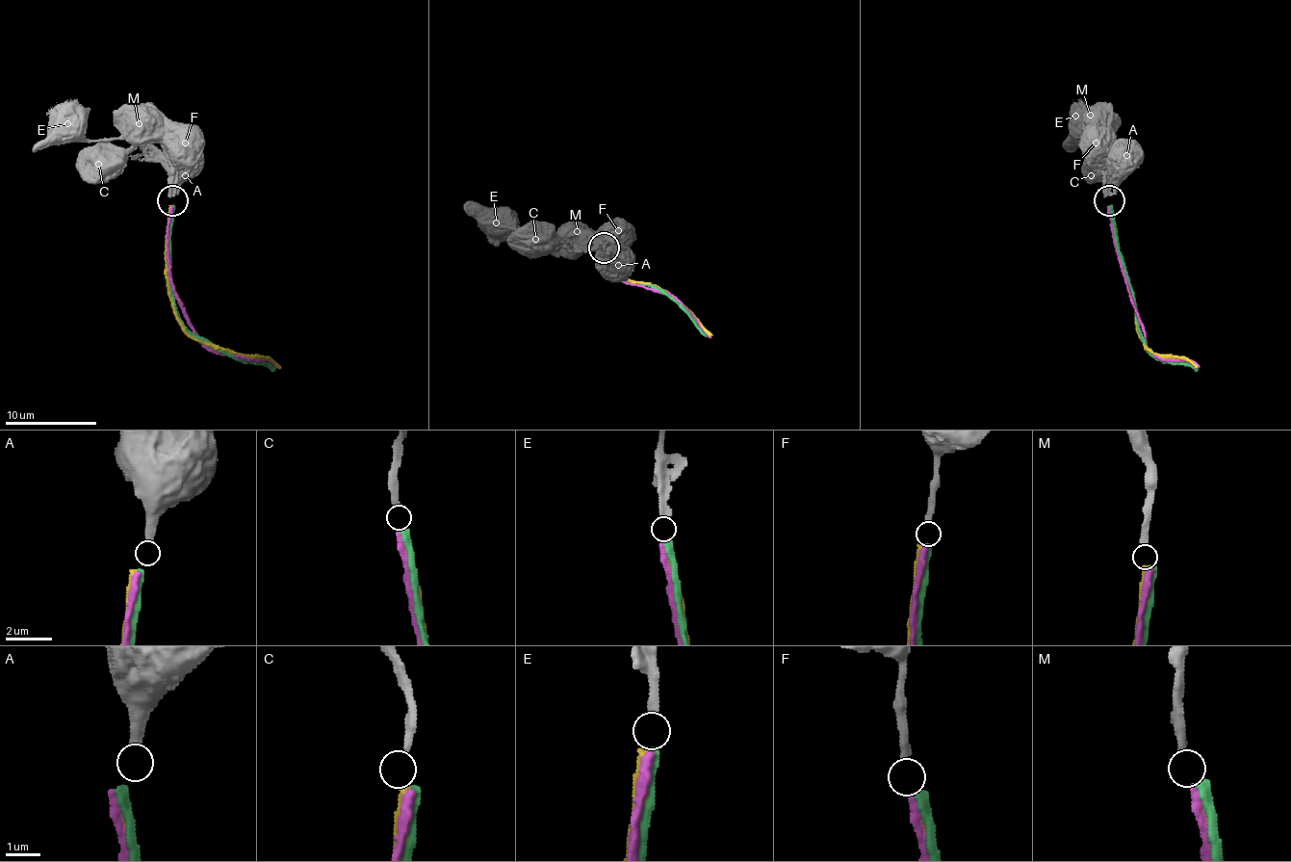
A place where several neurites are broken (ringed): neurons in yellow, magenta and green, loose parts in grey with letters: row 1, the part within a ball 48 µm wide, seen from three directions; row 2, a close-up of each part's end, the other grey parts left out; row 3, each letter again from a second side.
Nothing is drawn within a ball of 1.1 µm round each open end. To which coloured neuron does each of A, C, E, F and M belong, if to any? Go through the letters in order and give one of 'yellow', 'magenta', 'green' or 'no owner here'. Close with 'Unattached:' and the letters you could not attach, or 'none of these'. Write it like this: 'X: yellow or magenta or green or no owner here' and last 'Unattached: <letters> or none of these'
A: no owner here
C: yellow
E: green
F: magenta
M: no owner here
Unattached: A, M

